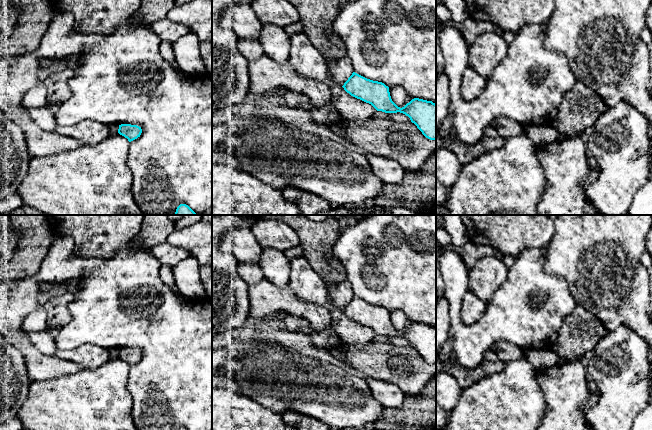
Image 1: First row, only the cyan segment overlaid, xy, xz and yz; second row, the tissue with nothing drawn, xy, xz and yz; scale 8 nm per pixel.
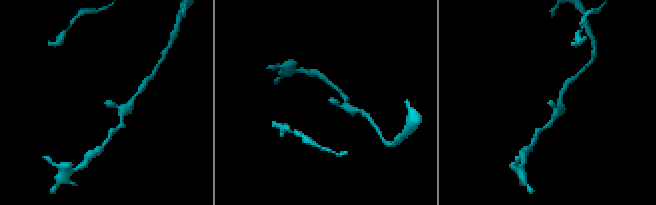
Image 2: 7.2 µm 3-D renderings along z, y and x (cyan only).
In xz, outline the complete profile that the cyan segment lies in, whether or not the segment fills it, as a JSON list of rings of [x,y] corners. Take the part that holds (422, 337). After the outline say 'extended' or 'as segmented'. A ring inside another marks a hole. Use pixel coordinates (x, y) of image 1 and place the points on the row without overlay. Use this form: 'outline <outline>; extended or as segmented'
outline [[[355,296],[342,311],[351,320],[371,328],[377,335],[405,338],[426,362],[436,364],[436,328],[432,325],[414,322],[400,332],[392,325],[388,310]]]; as segmented

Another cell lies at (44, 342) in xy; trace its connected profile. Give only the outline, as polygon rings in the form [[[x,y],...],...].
[[[47,330],[29,332],[27,334],[30,341],[40,352],[48,356],[55,356],[55,353],[57,351],[55,339],[50,335]]]

